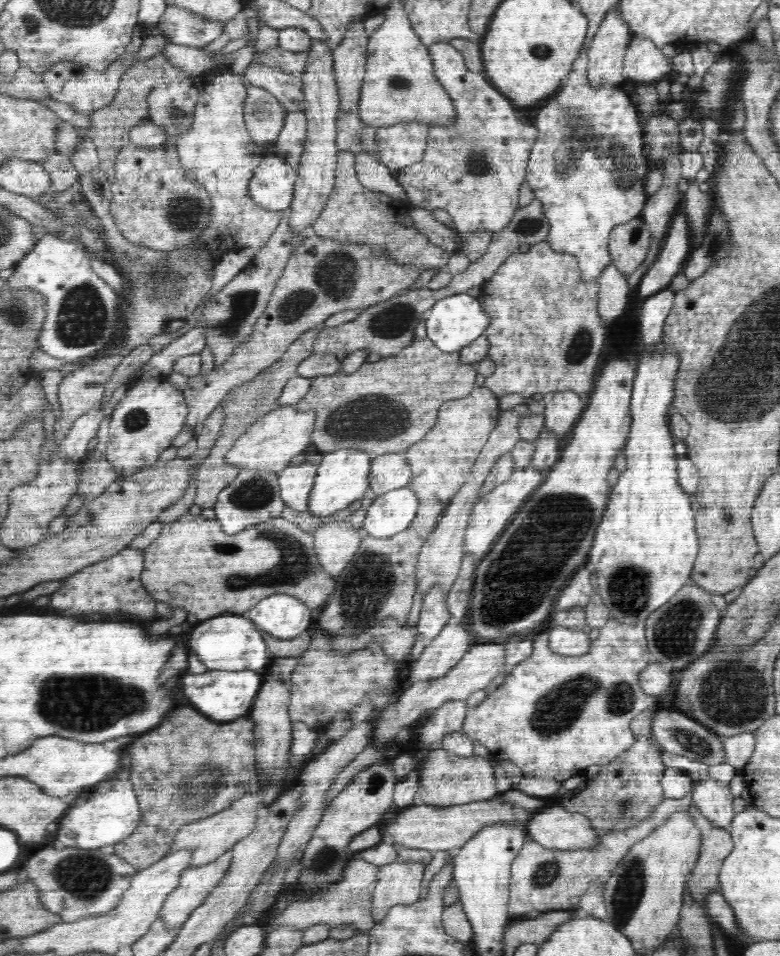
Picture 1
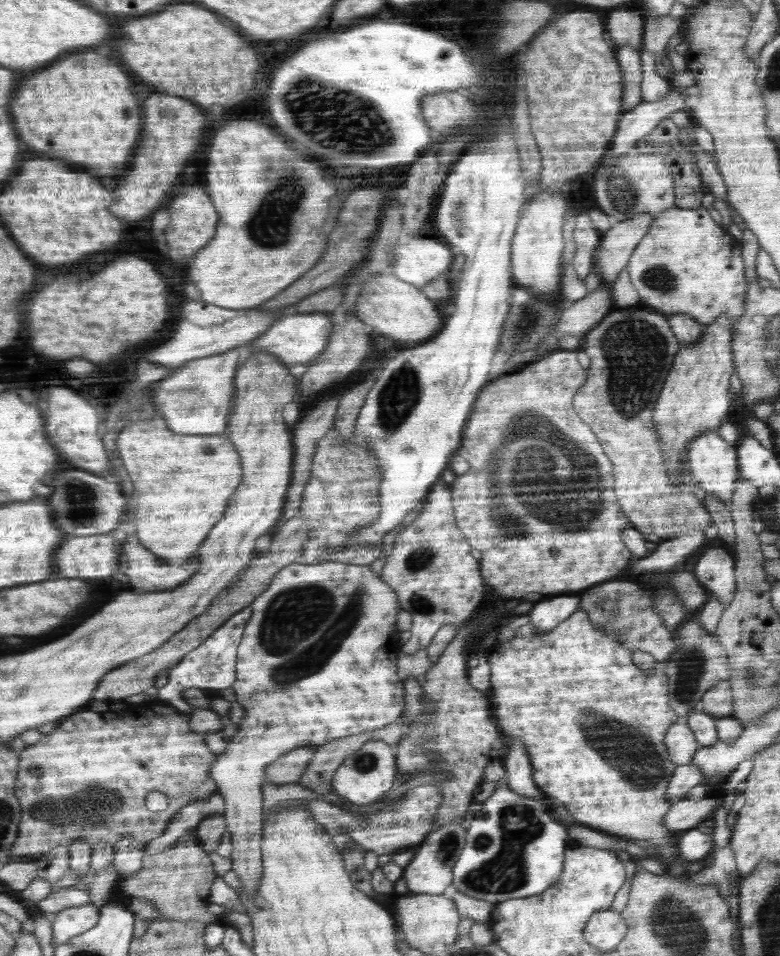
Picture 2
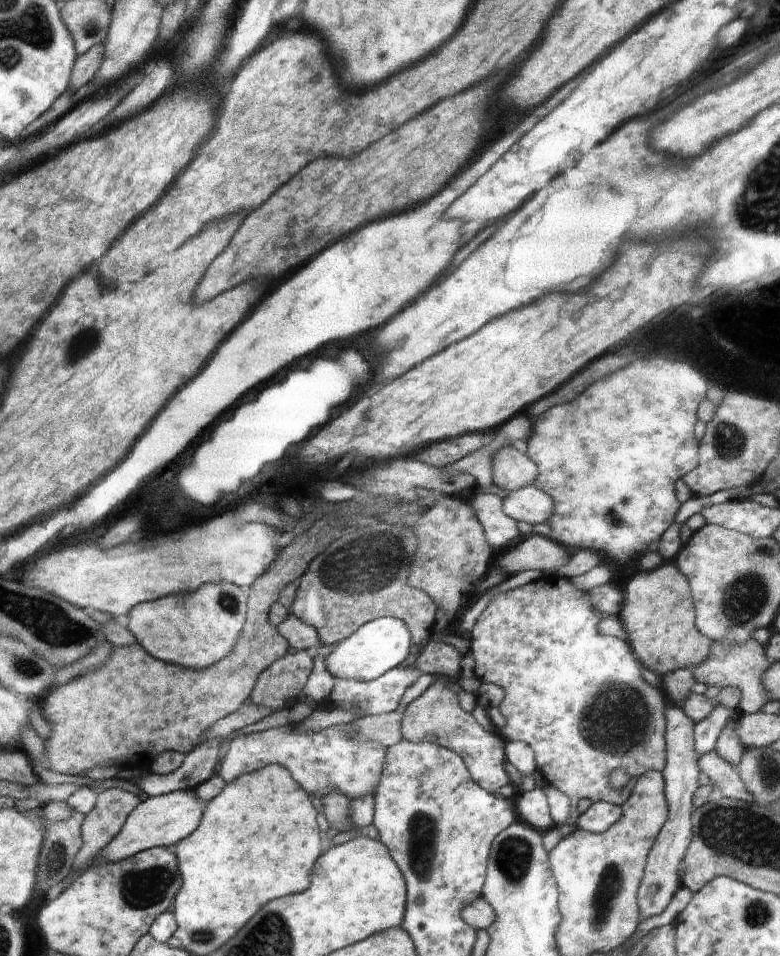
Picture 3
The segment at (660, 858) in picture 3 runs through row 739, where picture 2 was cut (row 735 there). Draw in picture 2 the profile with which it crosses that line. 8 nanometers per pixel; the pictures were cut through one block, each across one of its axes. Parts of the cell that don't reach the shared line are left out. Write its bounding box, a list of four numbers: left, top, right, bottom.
[665,721,701,766]

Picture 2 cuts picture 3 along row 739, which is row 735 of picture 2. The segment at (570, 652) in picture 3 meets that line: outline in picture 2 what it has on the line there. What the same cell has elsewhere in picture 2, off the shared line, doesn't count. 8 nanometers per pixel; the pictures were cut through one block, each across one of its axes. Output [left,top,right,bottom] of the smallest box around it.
[488,608,682,868]

